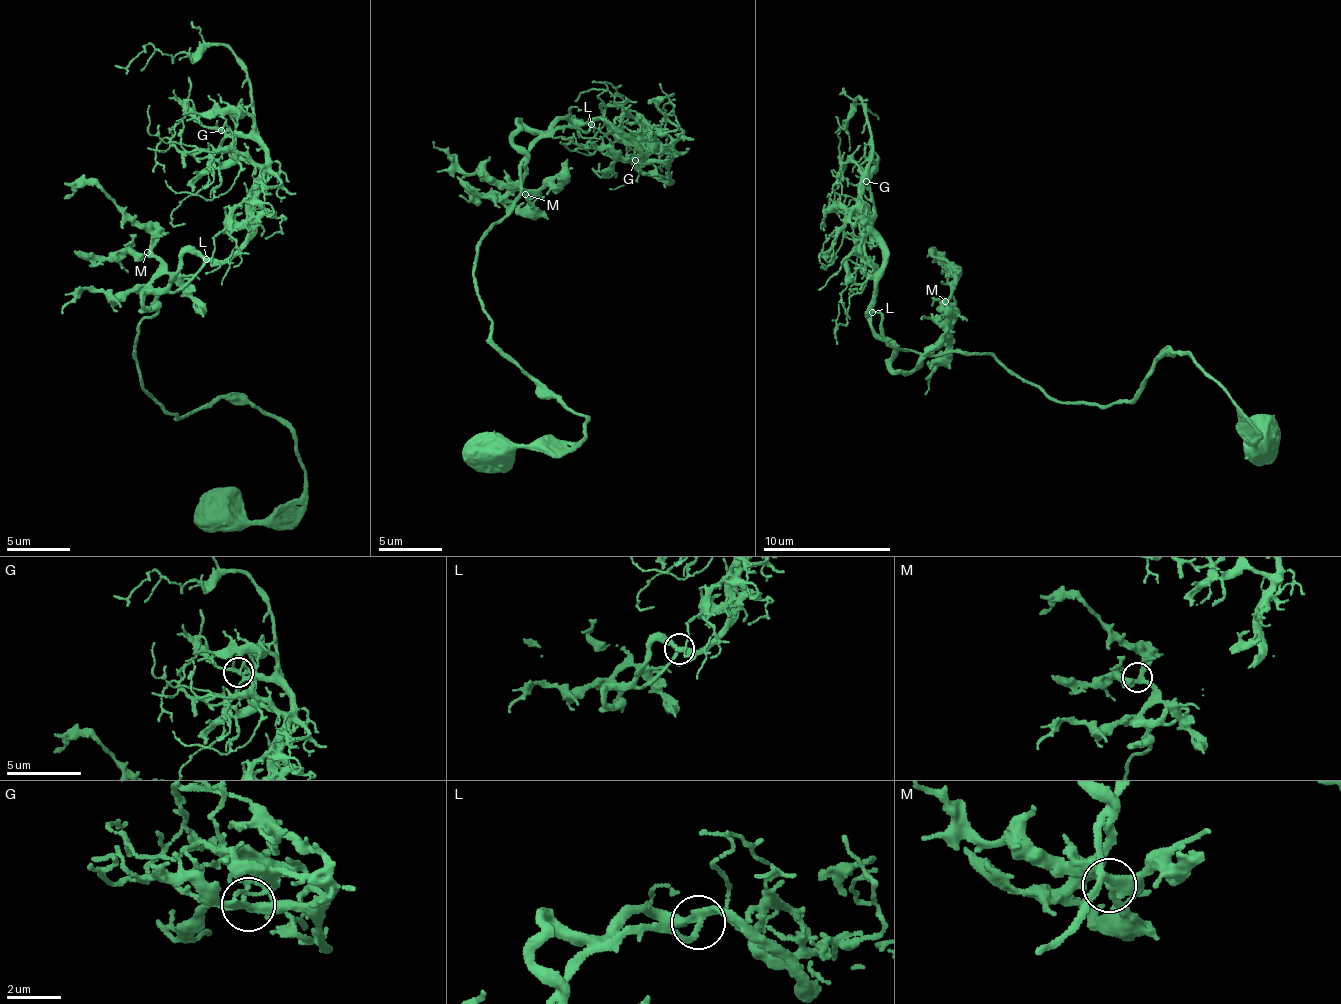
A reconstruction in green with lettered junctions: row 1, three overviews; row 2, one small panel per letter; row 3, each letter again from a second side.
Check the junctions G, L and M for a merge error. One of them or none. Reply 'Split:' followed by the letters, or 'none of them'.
Split: none of them

